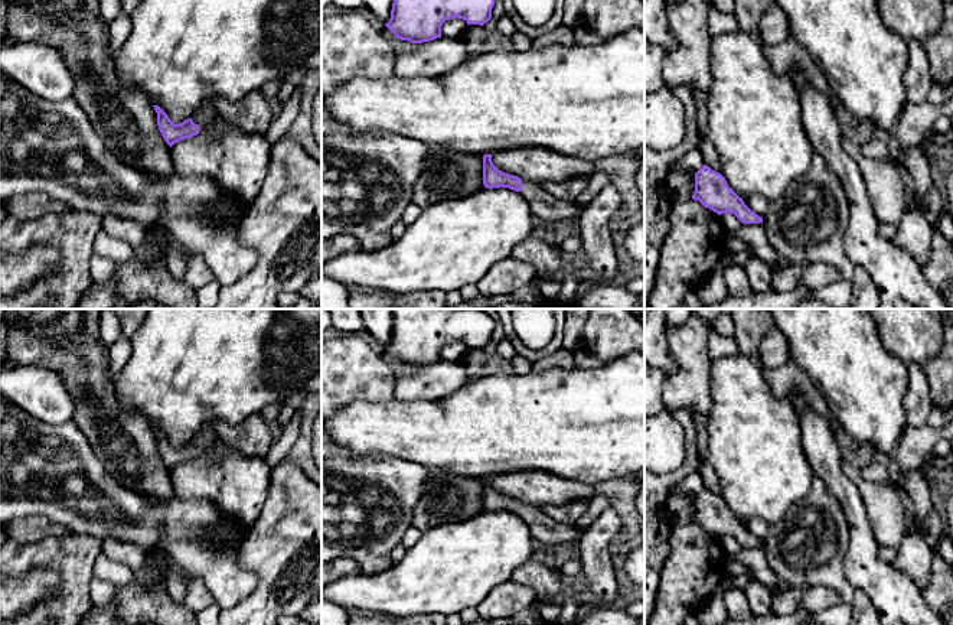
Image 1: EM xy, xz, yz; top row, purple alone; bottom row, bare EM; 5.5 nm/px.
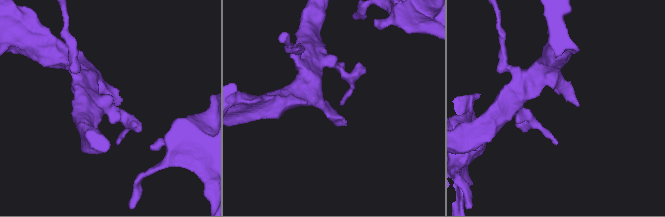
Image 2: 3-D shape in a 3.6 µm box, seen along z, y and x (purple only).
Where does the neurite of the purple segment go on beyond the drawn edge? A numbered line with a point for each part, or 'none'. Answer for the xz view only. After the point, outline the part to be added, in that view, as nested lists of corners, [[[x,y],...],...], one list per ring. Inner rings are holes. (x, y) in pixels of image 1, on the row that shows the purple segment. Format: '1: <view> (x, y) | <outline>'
1: xz (545, 207) | [[[522,180],[520,193],[528,201],[533,218],[554,224],[580,218],[574,202],[559,201],[533,182]]]

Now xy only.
1: xy (204, 117) | [[[206,105],[199,108],[193,115],[192,120],[195,124],[199,126],[199,131],[203,131],[206,127],[209,127],[213,120],[219,115],[215,107]]]

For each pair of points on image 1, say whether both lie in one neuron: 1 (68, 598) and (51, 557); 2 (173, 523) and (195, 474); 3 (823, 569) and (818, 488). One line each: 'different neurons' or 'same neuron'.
1: same neuron
2: different neurons
3: same neuron

